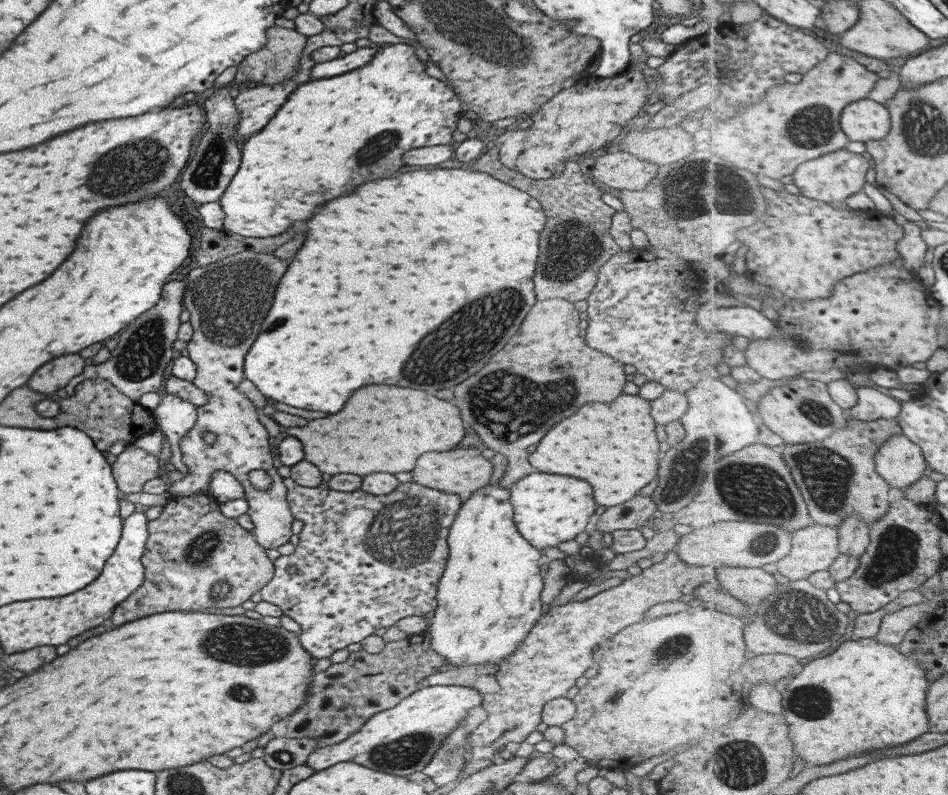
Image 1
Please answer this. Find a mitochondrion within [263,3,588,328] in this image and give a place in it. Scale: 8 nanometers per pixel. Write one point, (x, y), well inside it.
(385, 142)

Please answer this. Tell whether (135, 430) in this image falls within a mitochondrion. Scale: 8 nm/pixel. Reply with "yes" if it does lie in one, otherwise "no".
no

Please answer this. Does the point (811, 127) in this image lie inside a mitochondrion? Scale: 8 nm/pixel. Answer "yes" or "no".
yes

